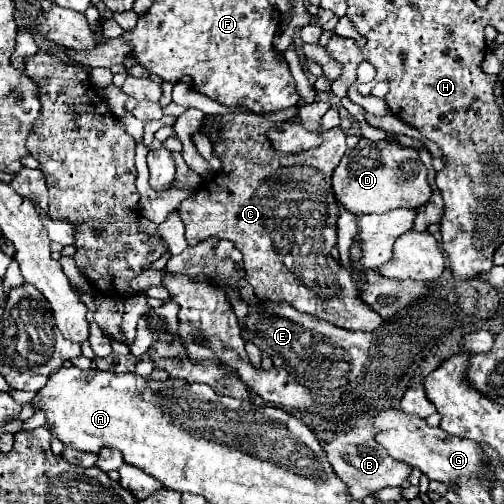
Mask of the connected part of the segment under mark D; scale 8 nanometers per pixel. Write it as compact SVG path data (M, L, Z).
M362 138L356 144L356 148L346 150L344 158L340 160L340 166L334 170L332 186L334 186L336 200L344 204L352 214L384 214L394 208L418 208L420 204L426 204L430 200L430 192L432 192L428 184L428 168L422 164L416 148L406 148L396 142L386 142L386 140L372 142L366 138Z

